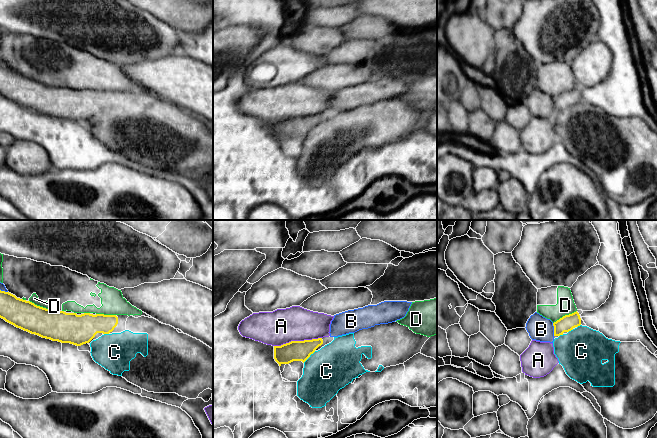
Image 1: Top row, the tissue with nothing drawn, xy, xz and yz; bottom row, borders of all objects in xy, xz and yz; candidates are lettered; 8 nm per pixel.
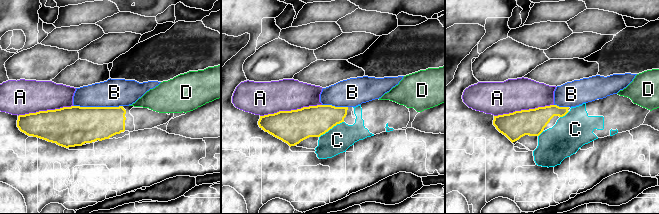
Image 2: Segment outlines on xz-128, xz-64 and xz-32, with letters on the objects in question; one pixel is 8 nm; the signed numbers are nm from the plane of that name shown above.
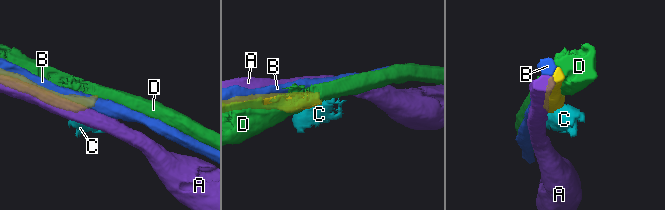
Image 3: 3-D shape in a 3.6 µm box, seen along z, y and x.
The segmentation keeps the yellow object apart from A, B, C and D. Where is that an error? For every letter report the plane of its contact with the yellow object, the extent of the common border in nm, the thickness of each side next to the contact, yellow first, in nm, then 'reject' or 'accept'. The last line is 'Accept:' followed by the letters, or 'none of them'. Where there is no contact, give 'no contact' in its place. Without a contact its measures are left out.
A: xz | 400 nm | 160/280 nm | reject
B: yz | 110 nm | 130/190 nm | reject
C: xz | 140 nm | 160/360 nm | accept
D: yz | 220 nm | 130/150 nm | reject
Accept: C

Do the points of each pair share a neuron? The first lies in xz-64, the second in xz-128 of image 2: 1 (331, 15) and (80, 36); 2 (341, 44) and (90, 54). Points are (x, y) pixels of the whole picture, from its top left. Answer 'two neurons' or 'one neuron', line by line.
1: two neurons
2: one neuron

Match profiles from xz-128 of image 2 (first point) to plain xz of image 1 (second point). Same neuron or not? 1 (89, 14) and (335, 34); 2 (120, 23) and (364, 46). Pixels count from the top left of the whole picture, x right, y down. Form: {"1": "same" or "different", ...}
{"1": "different", "2": "different"}

